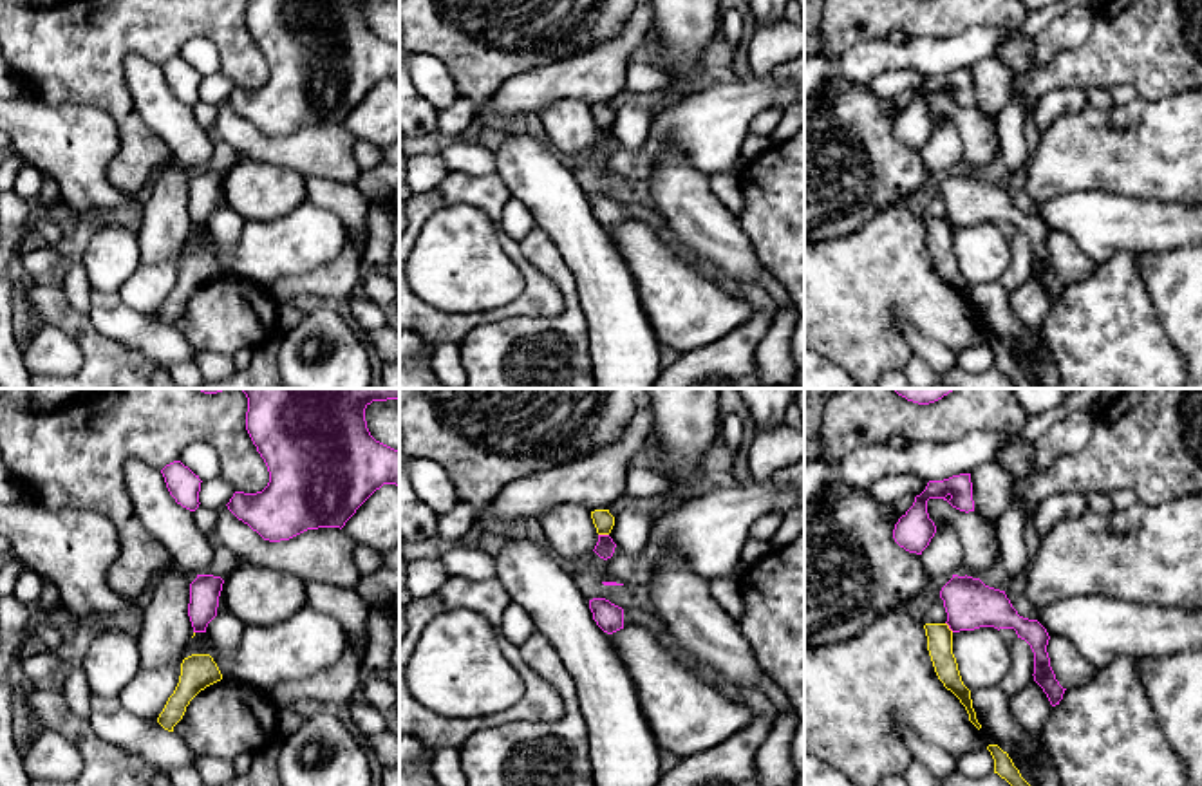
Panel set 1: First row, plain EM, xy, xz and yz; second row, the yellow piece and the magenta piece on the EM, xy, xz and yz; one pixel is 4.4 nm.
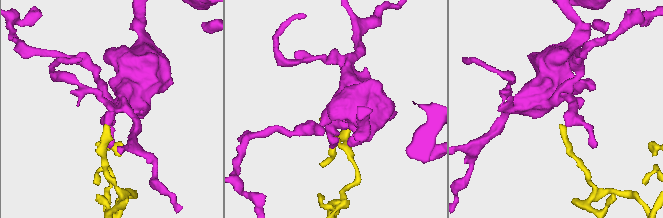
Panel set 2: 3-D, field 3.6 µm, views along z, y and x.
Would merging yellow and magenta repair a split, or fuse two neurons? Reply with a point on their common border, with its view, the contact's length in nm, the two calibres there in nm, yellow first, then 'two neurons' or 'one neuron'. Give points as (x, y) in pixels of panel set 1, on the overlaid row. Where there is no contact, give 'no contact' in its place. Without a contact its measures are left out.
xz (604, 533) | 50 nm | 90/90 nm | two neurons

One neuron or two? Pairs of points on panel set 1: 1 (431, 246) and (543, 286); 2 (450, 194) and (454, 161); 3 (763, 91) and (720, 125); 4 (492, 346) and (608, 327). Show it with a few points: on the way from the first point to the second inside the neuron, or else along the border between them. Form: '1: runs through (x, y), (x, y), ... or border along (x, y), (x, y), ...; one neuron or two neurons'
1: border along (501, 244), (519, 270), (525, 290), (494, 309); two neurons
2: border along (452, 170), (474, 176), (494, 174); two neurons
3: runs through (752, 96), (731, 114); one neuron
4: border along (577, 290), (593, 369); two neurons

